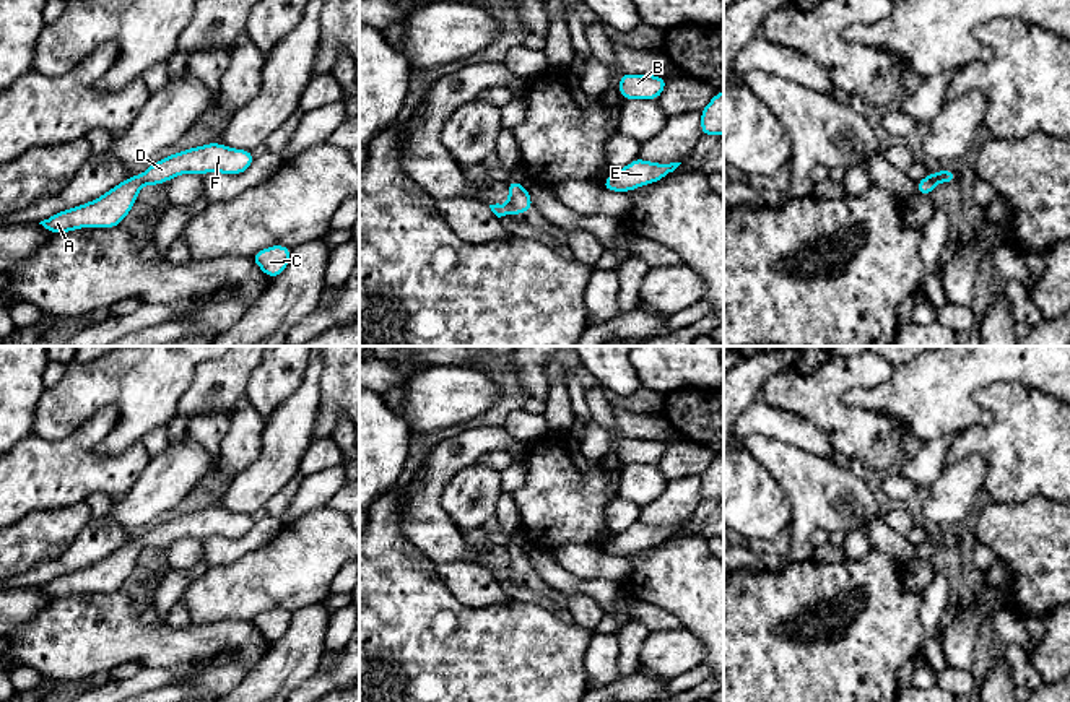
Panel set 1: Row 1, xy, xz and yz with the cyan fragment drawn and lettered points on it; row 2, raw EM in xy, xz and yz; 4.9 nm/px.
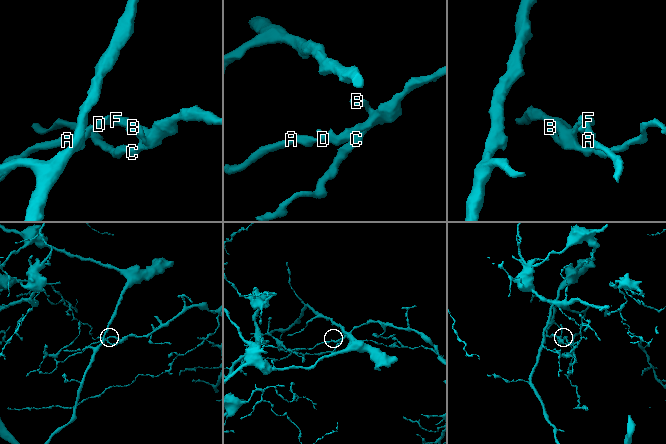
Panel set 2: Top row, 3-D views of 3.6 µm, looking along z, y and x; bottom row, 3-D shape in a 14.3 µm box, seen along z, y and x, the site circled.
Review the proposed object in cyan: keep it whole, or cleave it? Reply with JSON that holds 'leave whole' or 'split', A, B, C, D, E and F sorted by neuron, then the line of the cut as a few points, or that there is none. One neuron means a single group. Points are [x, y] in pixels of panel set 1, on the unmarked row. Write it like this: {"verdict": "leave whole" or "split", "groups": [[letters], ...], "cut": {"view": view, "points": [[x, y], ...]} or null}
{"verdict": "leave whole", "groups": [["A", "B", "C", "D", "E", "F"]], "cut": null}

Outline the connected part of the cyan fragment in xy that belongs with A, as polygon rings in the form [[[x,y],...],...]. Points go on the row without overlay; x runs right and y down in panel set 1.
[[[215,505],[184,514],[156,525],[141,540],[127,541],[99,562],[55,577],[39,588],[52,598],[81,592],[117,592],[132,575],[145,548],[159,549],[181,538],[221,536],[237,540],[246,536],[254,523],[254,515],[228,512]]]

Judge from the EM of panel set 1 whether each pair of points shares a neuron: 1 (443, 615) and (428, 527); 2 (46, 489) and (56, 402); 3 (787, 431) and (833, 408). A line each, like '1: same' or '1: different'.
1: different
2: different
3: different

